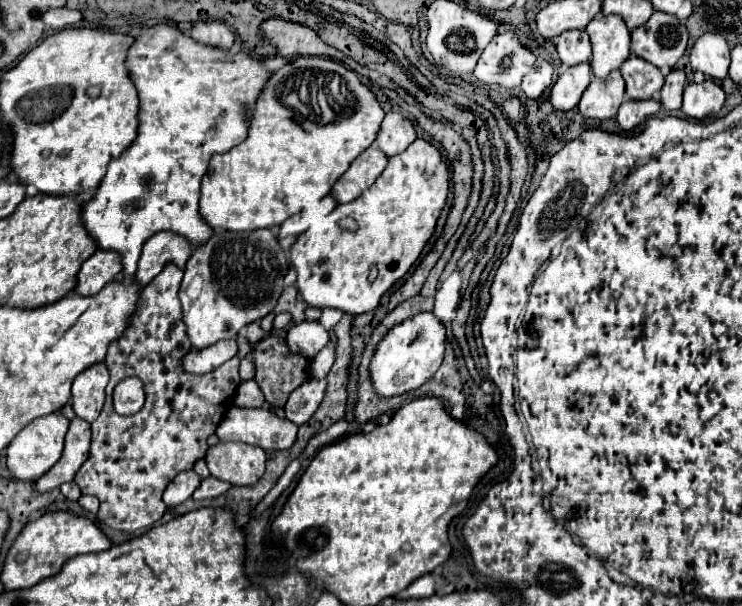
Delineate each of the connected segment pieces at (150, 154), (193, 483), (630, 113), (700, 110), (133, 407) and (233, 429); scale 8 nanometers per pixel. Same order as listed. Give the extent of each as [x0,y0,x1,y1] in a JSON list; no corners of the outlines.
[[83,23,273,281],[163,471,201,507],[617,99,661,131],[683,79,725,119],[113,377,145,415],[217,407,299,449]]

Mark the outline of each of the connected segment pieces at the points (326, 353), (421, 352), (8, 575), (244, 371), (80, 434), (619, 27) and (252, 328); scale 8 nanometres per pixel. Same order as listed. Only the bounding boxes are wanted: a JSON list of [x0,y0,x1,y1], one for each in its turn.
[[309,347,335,379],[369,313,445,397],[1,511,113,589],[239,357,255,381],[37,417,91,489],[587,13,631,77],[243,323,263,345]]

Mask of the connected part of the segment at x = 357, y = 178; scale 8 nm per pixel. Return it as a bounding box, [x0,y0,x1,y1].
[333,147,389,203]

